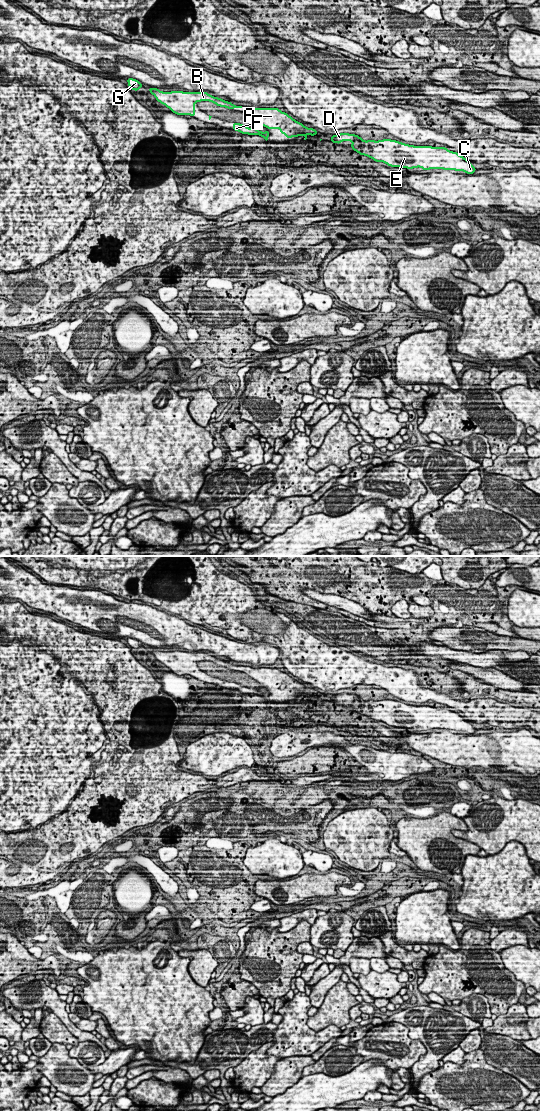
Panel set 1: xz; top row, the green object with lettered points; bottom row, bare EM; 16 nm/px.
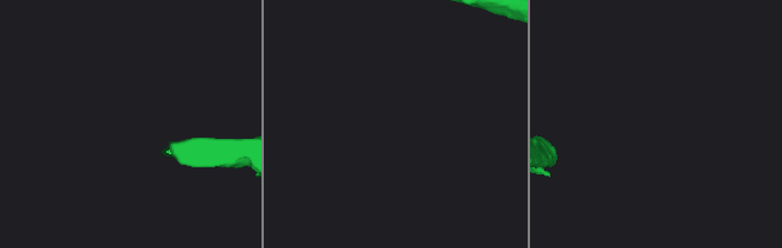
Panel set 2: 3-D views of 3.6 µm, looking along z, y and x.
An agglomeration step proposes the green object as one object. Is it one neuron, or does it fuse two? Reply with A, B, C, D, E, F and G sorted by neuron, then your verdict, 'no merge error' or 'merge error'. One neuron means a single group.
A B C D E G / F | merge error

